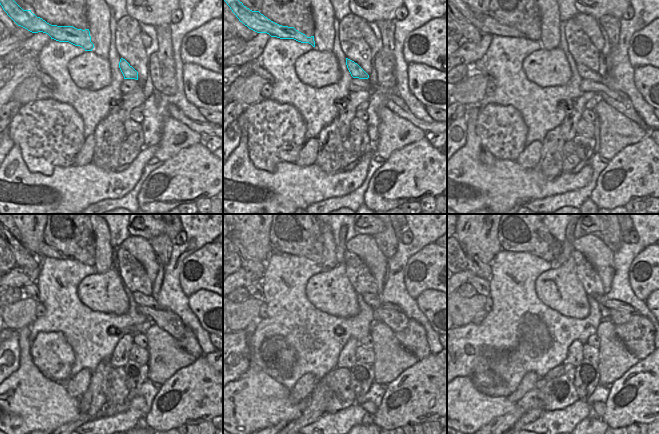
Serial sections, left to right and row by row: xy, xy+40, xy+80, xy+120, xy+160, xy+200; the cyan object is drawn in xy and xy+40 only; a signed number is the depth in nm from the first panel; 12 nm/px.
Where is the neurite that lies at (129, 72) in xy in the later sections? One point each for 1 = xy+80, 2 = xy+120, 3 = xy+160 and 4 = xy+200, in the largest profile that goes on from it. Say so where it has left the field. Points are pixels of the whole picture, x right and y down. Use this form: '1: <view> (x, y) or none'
1: xy+80 (586, 73)
2: xy+120 (143, 300)
3: xy+160 (373, 300)
4: xy+200 (601, 299)

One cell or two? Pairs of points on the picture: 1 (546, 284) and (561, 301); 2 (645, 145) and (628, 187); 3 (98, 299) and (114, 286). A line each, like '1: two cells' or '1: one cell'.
1: one cell
2: one cell
3: one cell

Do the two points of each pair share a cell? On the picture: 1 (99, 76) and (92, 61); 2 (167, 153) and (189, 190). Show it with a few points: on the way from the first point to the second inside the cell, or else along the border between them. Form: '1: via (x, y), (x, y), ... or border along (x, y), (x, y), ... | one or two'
1: via (97, 72), (92, 65) | one
2: border along (190, 145), (182, 148), (164, 162) | two

